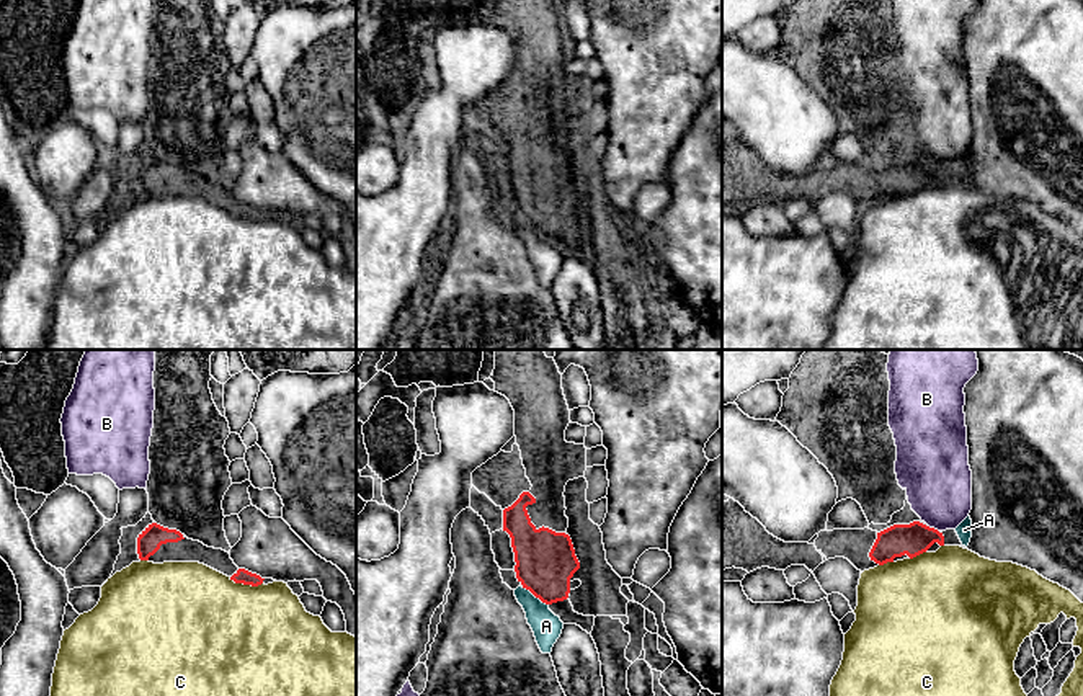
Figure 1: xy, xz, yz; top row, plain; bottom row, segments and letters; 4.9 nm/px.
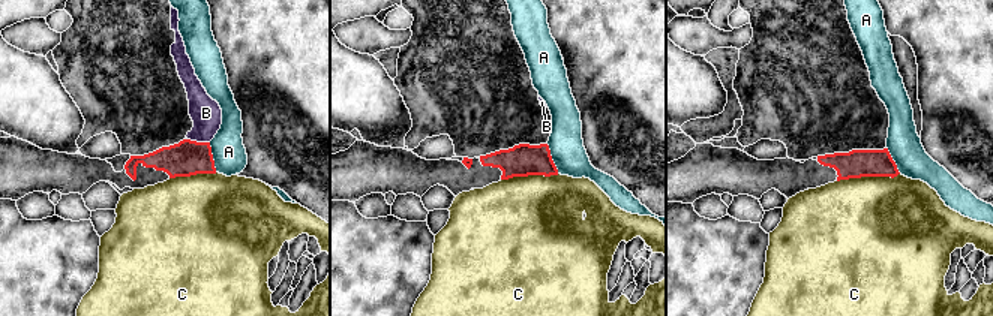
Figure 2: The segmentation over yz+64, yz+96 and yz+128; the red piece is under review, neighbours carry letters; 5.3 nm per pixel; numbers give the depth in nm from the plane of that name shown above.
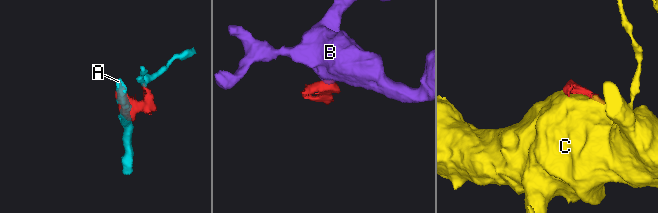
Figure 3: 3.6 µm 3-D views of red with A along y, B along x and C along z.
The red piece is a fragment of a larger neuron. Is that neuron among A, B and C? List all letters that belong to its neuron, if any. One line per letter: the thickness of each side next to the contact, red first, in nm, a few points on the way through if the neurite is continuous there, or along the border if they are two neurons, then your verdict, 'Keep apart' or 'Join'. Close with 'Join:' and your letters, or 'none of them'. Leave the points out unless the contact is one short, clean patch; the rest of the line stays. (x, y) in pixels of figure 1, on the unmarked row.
A: Thickness 300 nm (red) against 140 nm. Boundary: xz (521, 221), (548, 239). Keep apart
B: Thickness 160 nm (red) against 340 nm. Boundary: yz (928, 159), (938, 165). Keep apart
C: Thickness 70 nm (red) against 500 nm. Keep apart
Join: none of them

